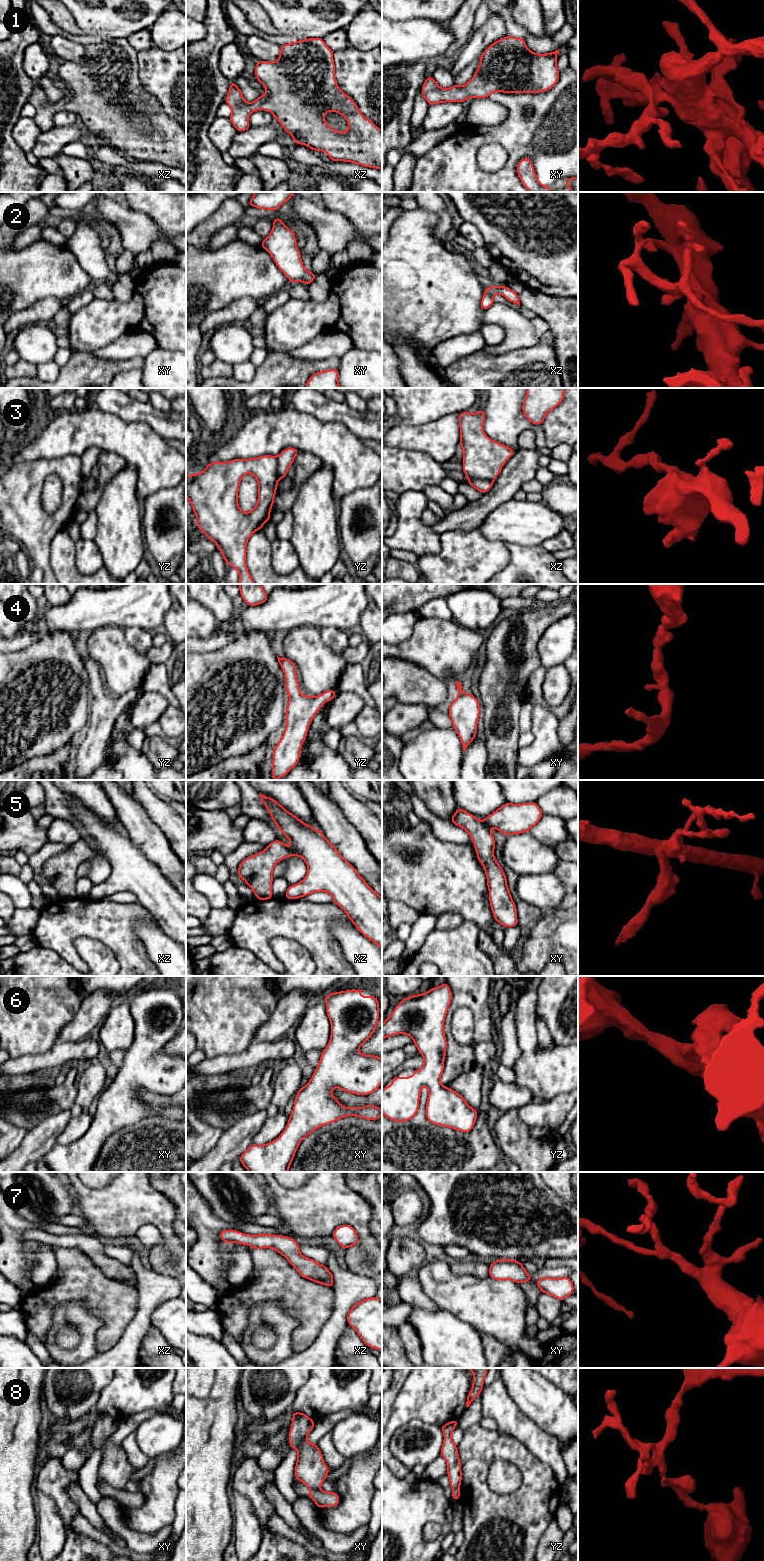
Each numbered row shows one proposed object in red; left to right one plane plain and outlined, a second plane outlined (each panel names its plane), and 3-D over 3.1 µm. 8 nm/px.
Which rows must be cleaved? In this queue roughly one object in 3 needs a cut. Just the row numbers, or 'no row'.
3, 5, 8

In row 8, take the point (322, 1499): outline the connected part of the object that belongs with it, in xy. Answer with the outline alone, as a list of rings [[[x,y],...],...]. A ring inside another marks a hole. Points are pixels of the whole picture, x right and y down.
[[[311,1489],[308,1497],[315,1501],[318,1508],[333,1507],[340,1502],[340,1496],[337,1493],[326,1492],[320,1489]]]

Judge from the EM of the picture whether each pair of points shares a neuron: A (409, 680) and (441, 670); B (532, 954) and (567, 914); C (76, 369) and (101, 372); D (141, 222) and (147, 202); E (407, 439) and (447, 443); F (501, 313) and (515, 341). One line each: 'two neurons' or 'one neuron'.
A: two neurons
B: one neuron
C: one neuron
D: two neurons
E: one neuron
F: one neuron

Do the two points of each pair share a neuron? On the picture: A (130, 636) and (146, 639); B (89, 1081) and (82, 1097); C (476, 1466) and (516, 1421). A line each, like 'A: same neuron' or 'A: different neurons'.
A: same neuron
B: same neuron
C: different neurons

